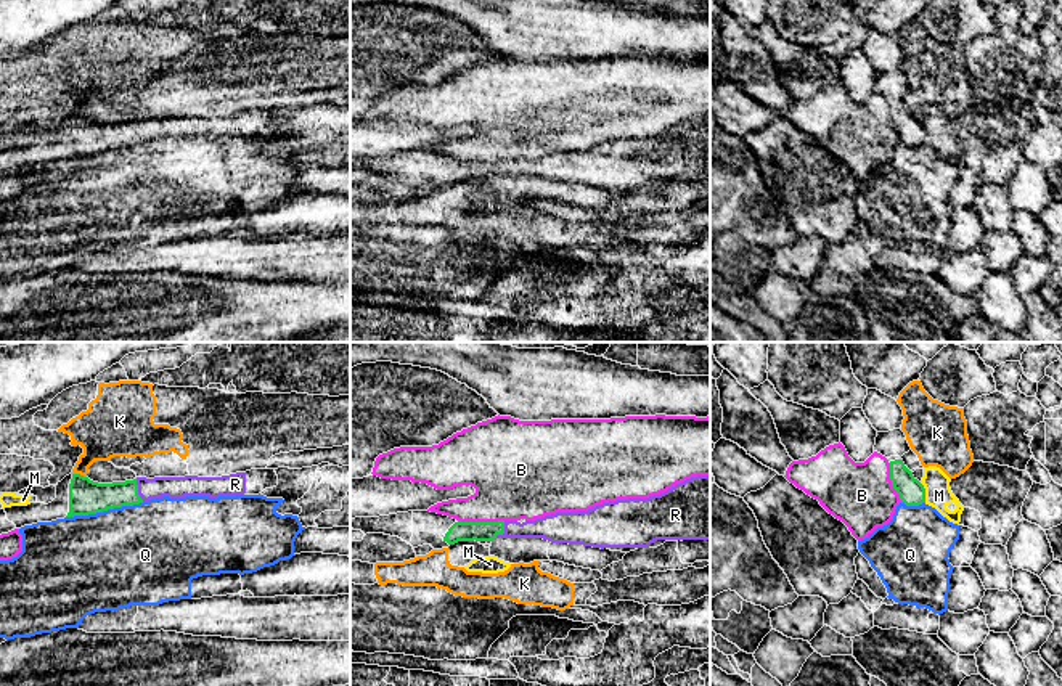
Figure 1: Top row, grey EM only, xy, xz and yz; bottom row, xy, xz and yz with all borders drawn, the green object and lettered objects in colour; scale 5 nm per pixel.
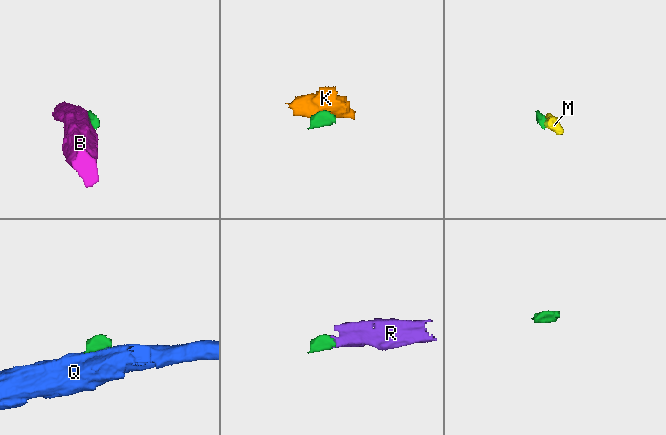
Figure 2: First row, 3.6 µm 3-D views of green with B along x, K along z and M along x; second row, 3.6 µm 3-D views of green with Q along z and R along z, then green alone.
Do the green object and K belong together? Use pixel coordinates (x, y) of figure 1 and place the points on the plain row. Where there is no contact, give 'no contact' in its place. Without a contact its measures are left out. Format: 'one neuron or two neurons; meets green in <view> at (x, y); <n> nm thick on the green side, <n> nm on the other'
two neurons; meets green in xy at (79, 114); 180 nm thick on the green side, 280 nm on the other

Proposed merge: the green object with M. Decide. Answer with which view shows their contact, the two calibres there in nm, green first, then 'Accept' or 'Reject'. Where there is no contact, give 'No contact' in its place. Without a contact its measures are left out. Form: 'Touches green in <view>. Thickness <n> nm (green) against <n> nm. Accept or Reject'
Touches green in yz. Thickness 130 nm (green) against 140 nm. Reject

